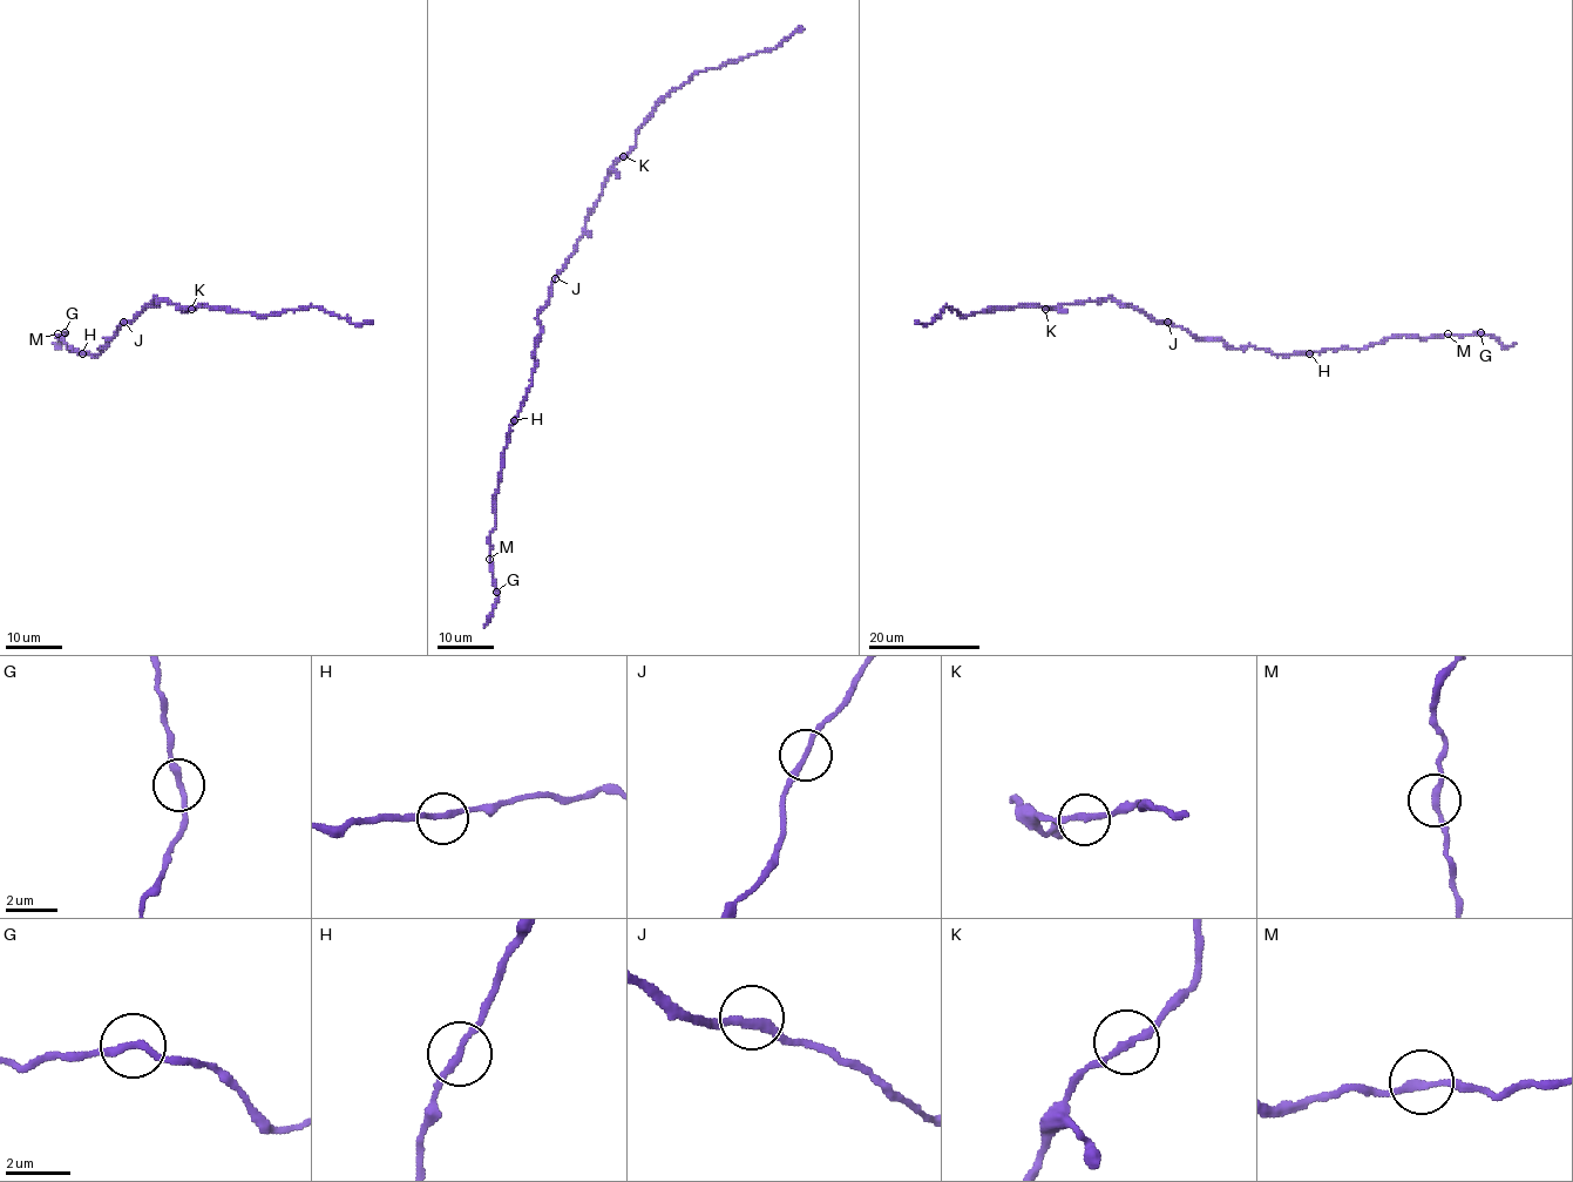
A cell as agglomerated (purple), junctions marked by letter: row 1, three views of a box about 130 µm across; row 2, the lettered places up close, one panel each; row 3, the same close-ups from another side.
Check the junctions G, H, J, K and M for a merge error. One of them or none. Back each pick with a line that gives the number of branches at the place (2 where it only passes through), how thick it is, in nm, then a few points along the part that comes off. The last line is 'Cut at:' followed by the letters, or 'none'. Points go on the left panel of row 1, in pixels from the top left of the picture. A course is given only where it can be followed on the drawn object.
Cut at: none

